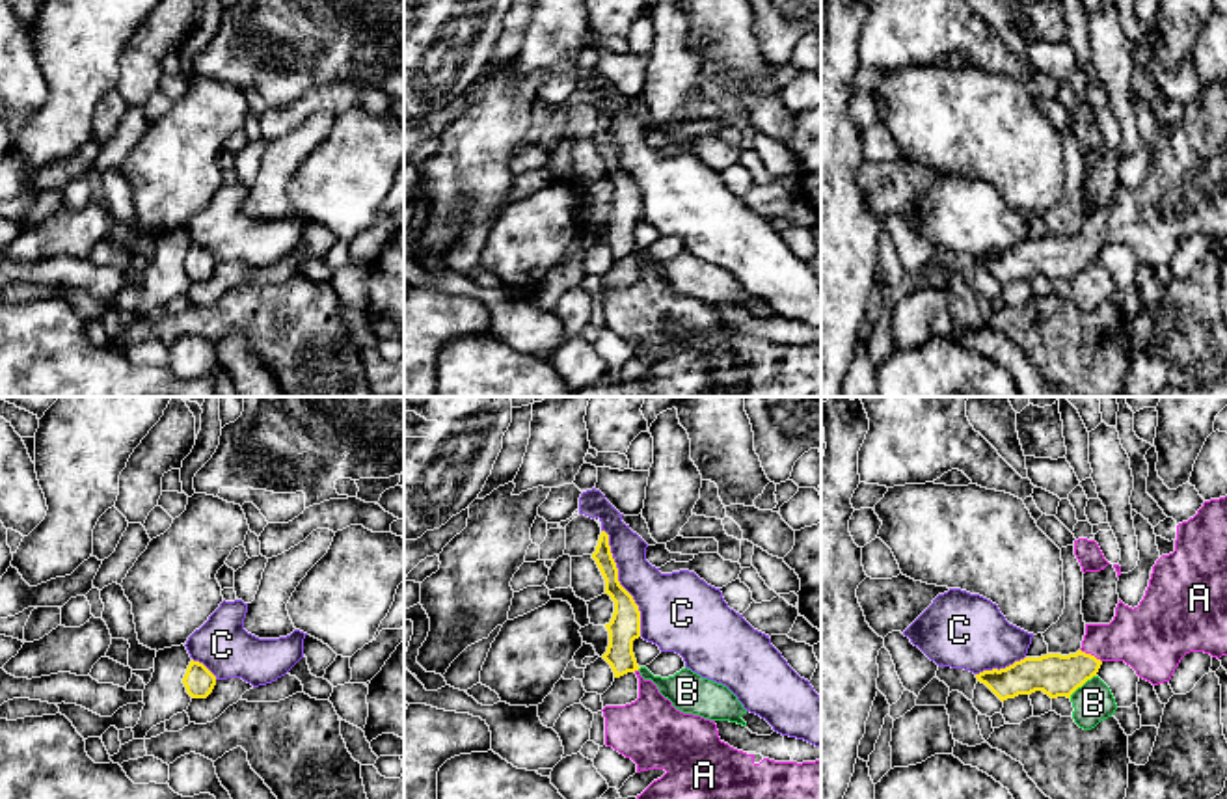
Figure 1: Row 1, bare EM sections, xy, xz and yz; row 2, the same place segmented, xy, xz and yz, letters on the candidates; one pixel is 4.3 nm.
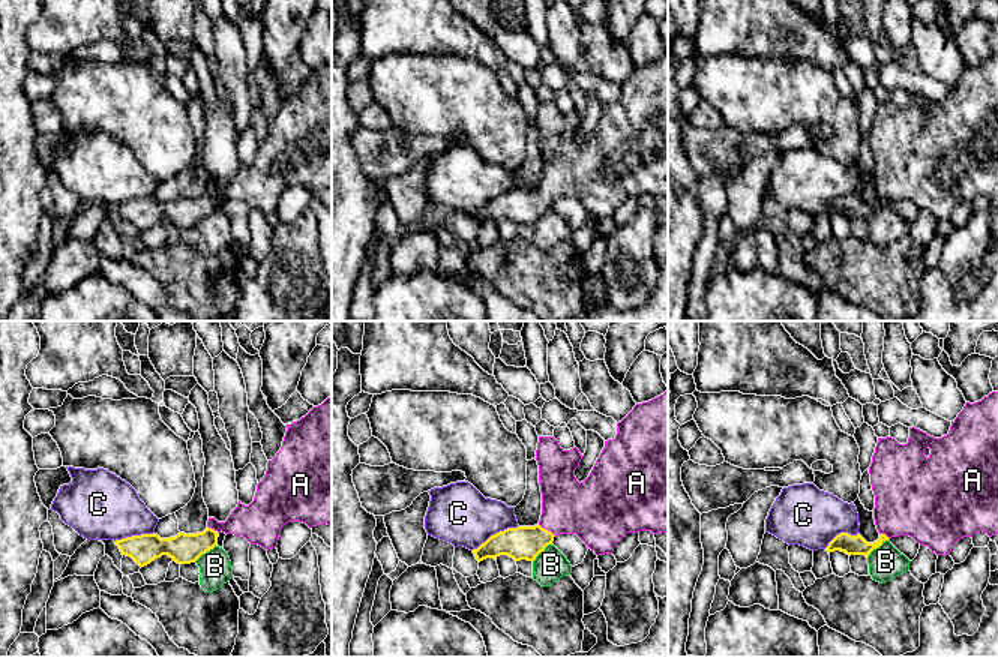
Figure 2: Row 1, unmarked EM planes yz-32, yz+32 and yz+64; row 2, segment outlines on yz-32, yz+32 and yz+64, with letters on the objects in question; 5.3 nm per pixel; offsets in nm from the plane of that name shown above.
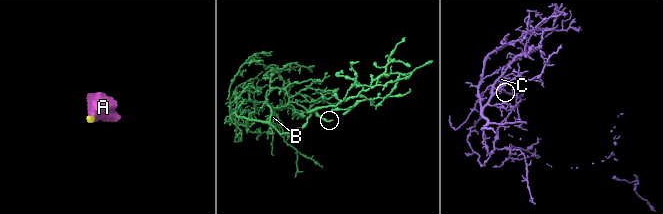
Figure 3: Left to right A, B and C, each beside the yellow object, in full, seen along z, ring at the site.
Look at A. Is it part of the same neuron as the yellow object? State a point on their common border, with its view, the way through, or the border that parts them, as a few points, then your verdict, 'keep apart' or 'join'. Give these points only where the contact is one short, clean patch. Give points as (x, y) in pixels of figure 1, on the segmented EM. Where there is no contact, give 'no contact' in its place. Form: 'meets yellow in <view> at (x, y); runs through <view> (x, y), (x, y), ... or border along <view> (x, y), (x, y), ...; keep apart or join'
meets yellow in yz at (1090, 654); runs through yz (1054, 675), (1073, 671), (1090, 654), (1101, 643), (1144, 637); join

